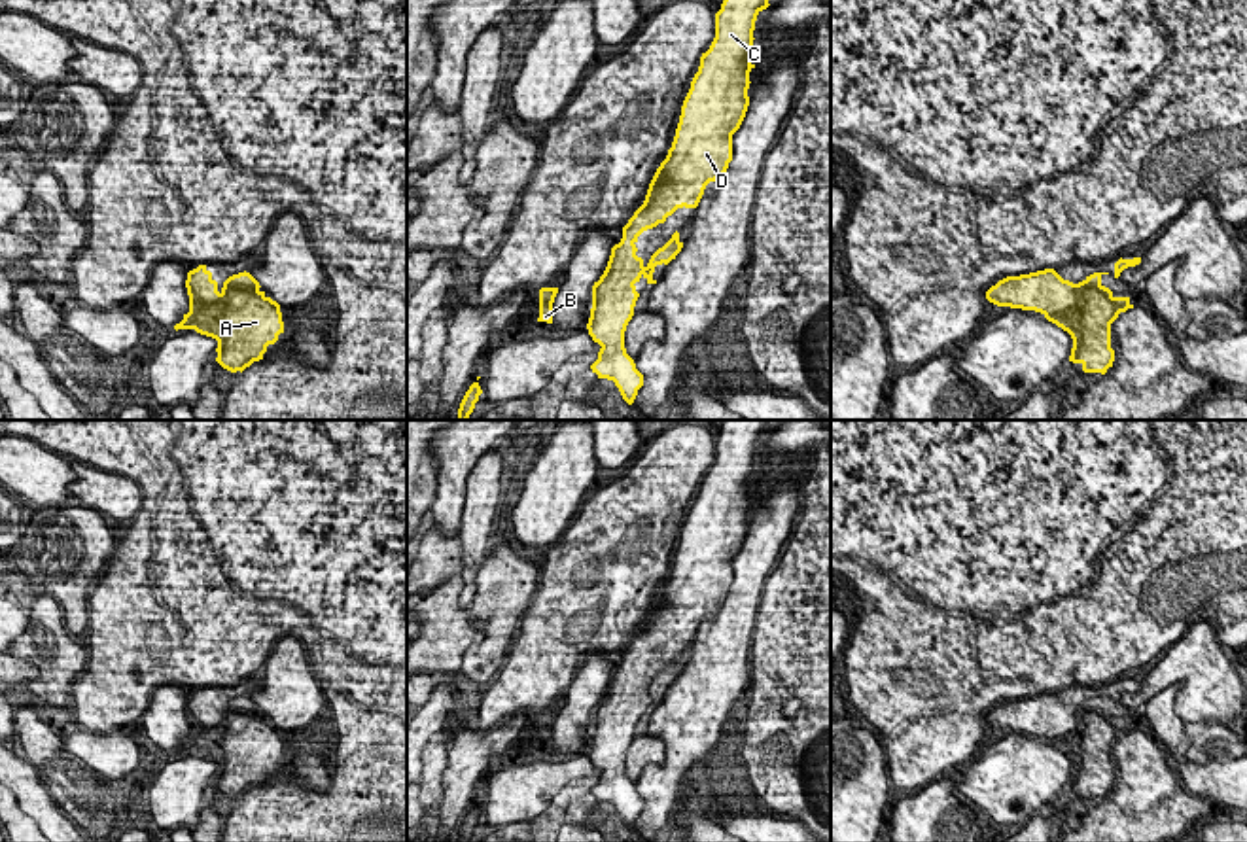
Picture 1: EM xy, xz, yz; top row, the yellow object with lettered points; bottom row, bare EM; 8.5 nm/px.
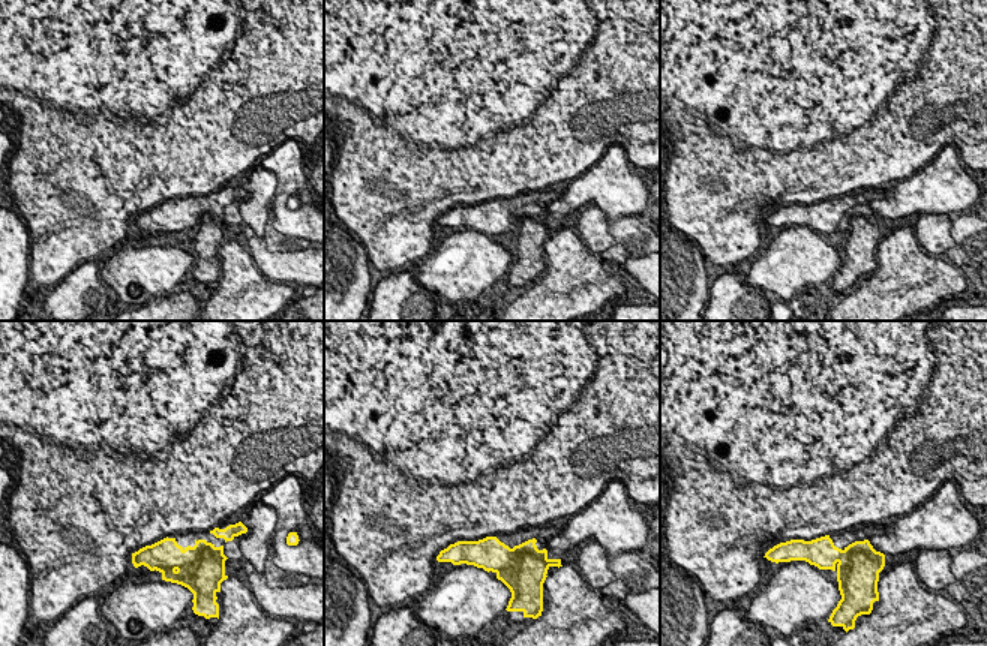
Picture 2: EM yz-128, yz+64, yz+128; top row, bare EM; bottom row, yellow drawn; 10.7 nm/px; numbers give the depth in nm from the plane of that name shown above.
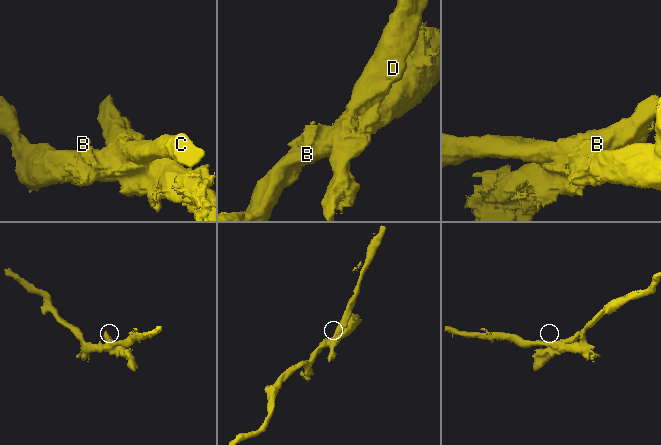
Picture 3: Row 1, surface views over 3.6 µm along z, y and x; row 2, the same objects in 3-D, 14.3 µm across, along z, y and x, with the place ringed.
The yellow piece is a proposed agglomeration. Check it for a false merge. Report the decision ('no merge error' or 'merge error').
merge error

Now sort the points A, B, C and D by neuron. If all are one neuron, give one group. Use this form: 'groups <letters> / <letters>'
groups A B / C D

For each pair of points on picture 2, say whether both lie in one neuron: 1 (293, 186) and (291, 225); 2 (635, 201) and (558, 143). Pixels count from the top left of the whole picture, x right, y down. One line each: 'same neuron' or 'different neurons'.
1: same neuron
2: different neurons

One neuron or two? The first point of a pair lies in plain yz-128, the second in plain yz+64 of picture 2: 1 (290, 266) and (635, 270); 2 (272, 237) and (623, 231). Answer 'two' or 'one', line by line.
1: one
2: one

